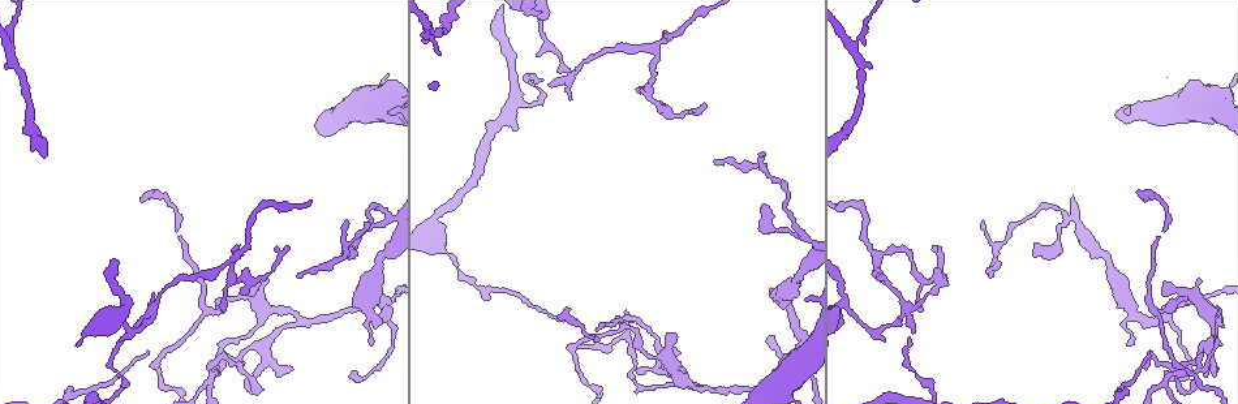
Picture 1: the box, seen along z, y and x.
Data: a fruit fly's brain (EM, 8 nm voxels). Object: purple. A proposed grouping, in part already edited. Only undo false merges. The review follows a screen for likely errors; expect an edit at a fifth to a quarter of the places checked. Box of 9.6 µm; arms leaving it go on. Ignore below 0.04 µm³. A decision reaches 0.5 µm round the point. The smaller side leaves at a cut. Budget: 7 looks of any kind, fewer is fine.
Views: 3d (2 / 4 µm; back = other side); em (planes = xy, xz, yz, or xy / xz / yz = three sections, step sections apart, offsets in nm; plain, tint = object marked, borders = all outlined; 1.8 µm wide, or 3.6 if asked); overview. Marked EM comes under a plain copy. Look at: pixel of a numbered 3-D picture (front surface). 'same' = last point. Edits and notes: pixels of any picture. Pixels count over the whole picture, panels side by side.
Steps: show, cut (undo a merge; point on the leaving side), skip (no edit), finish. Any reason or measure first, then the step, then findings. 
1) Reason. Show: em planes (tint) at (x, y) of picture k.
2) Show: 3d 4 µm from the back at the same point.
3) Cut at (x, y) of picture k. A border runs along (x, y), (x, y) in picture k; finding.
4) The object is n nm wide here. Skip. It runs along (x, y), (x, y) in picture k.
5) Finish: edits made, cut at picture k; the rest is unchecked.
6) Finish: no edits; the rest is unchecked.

Two arms in line, one across. Show: em planes (tint) at (1183, 304) of picture 1.

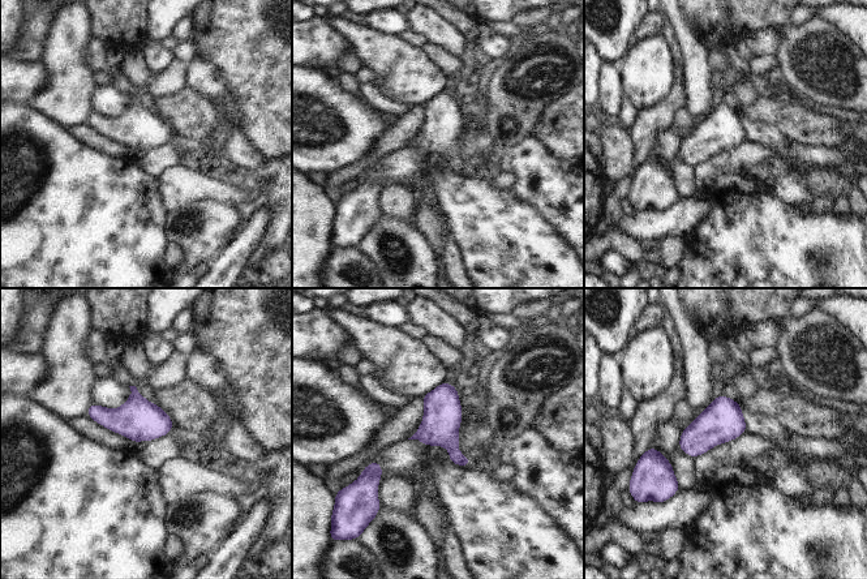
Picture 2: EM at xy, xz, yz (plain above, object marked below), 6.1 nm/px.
The object is 240 nm wide here. Skip. All the same neuron.

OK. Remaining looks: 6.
A narrow waist. Show: em planes (tint) at (717, 390) of picture 1.

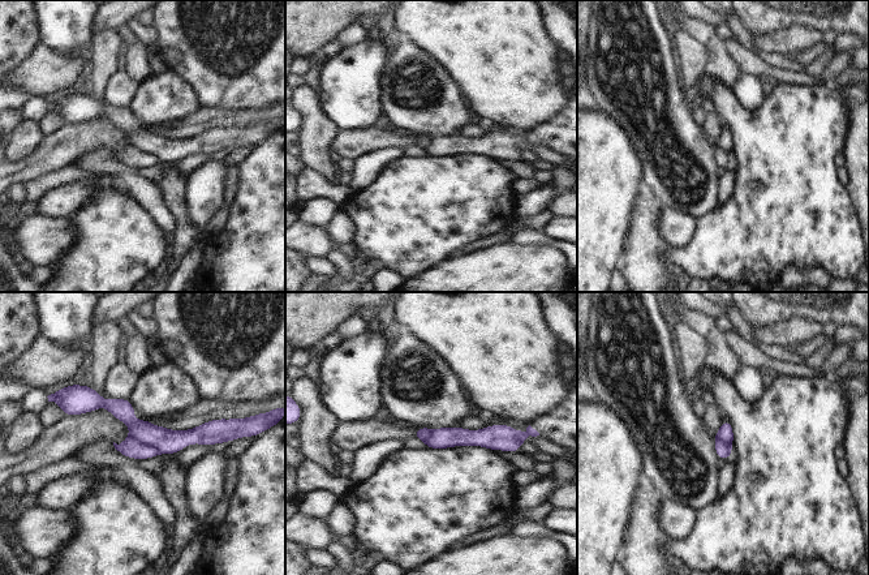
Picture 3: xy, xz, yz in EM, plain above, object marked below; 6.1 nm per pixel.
Cut at (132, 447) of picture 3. A border runs along (129, 434), (151, 442), (160, 451) in picture 3; two neurons meet here.

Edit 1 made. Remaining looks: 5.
Redraw. Show: overview.

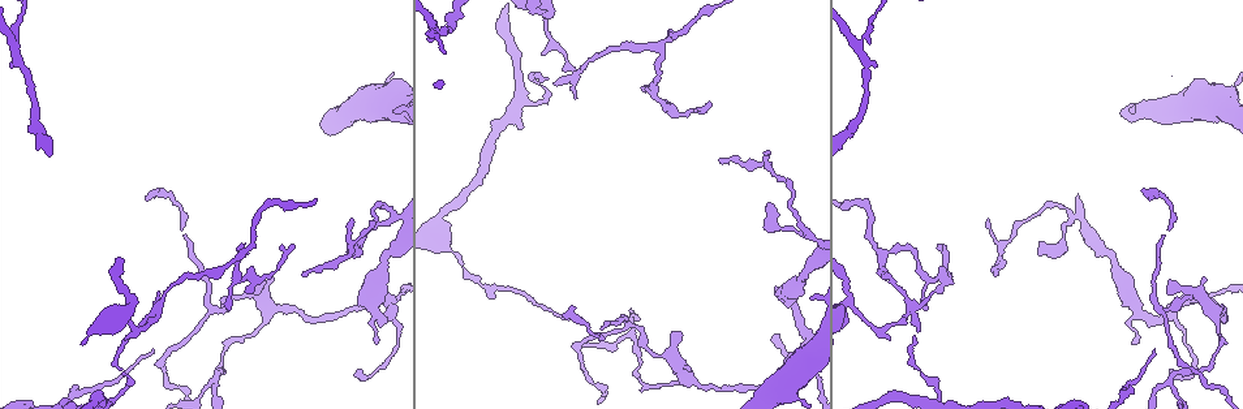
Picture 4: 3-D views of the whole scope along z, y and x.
Sharp bend. Show: em xy step 16 (tint) at (868, 206) of picture 4.

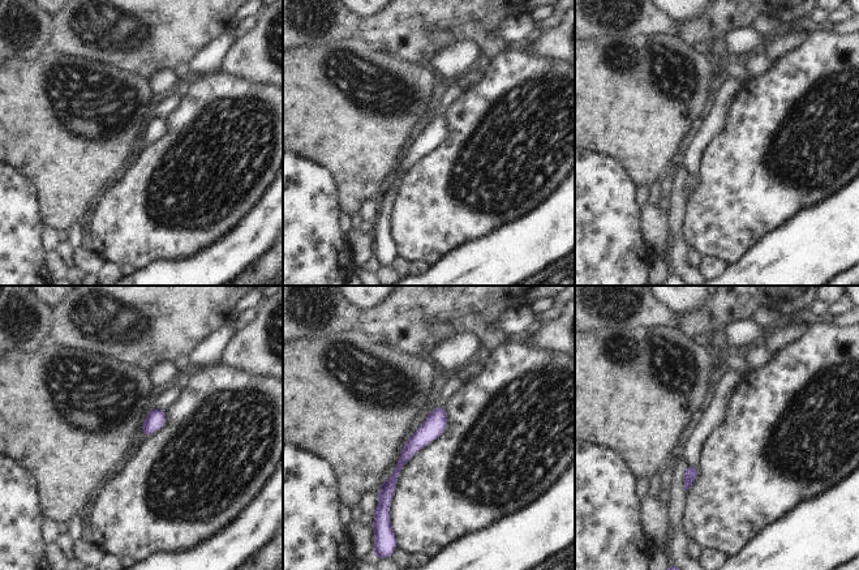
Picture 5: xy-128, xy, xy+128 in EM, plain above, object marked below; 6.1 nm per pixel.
Cut it another way. Show: em planes (borders) at the same point.

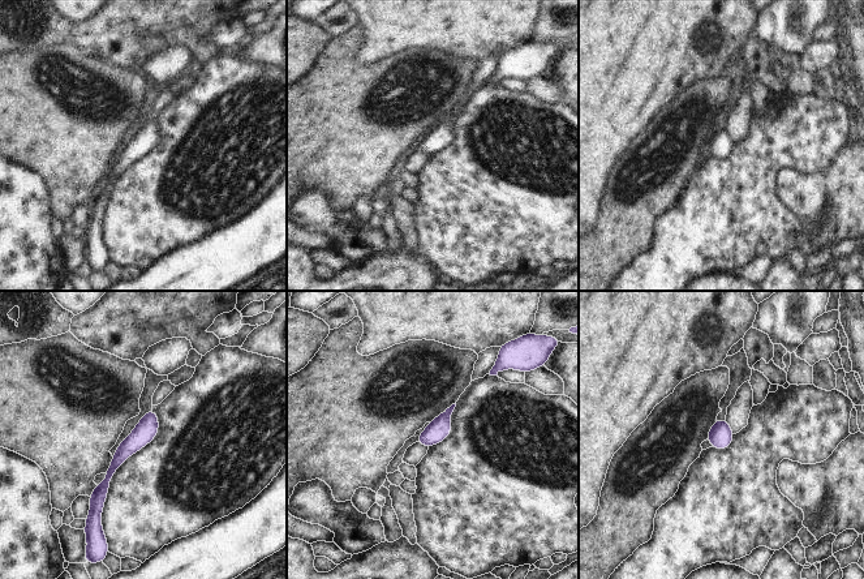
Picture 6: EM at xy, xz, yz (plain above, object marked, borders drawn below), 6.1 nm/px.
Skip. It runs along (151, 414), (97, 501) in picture 6; all the same neuron.

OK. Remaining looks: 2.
Finish: edits made, cut at picture 3; the rest is unchecked.

